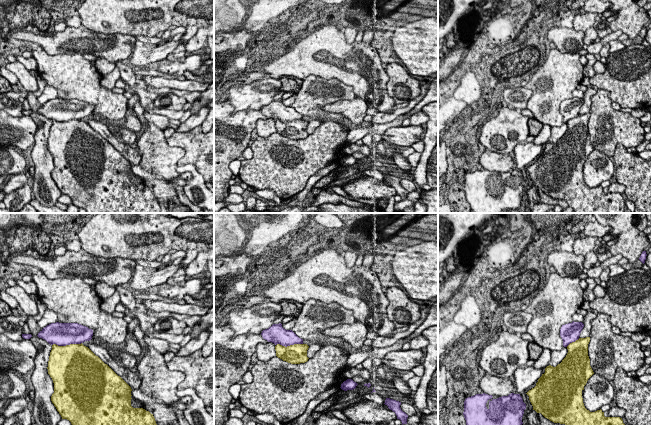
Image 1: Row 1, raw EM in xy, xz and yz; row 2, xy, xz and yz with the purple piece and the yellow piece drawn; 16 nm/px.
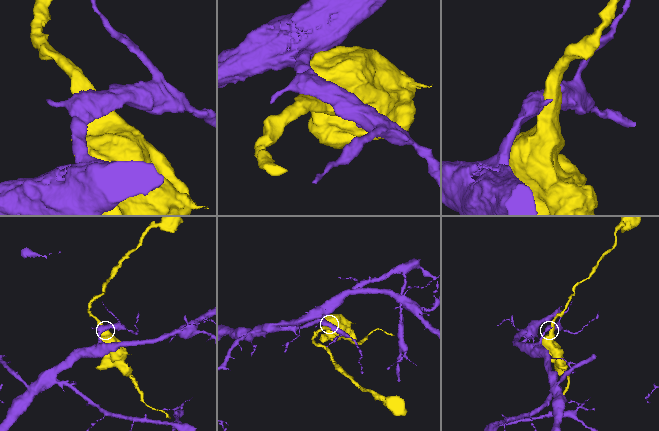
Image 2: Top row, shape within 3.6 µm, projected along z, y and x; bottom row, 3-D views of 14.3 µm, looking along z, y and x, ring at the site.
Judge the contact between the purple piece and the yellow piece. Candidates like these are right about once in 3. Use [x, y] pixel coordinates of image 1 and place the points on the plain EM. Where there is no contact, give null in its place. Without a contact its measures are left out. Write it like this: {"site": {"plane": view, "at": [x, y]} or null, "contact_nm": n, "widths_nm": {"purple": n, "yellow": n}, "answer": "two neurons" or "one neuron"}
{"site": {"plane": "xy", "at": [66, 120]}, "contact_nm": 480, "widths_nm": {"purple": 380, "yellow": 480}, "answer": "two neurons"}

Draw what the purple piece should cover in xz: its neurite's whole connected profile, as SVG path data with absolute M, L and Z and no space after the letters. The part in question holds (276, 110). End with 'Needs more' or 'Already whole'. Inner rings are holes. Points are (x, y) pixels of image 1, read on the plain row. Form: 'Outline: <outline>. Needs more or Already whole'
Outline: M273 100L261 109L263 115L272 118L275 121L290 122L294 120L303 120L303 115L299 114L292 106L286 106L282 100Z. Already whole

